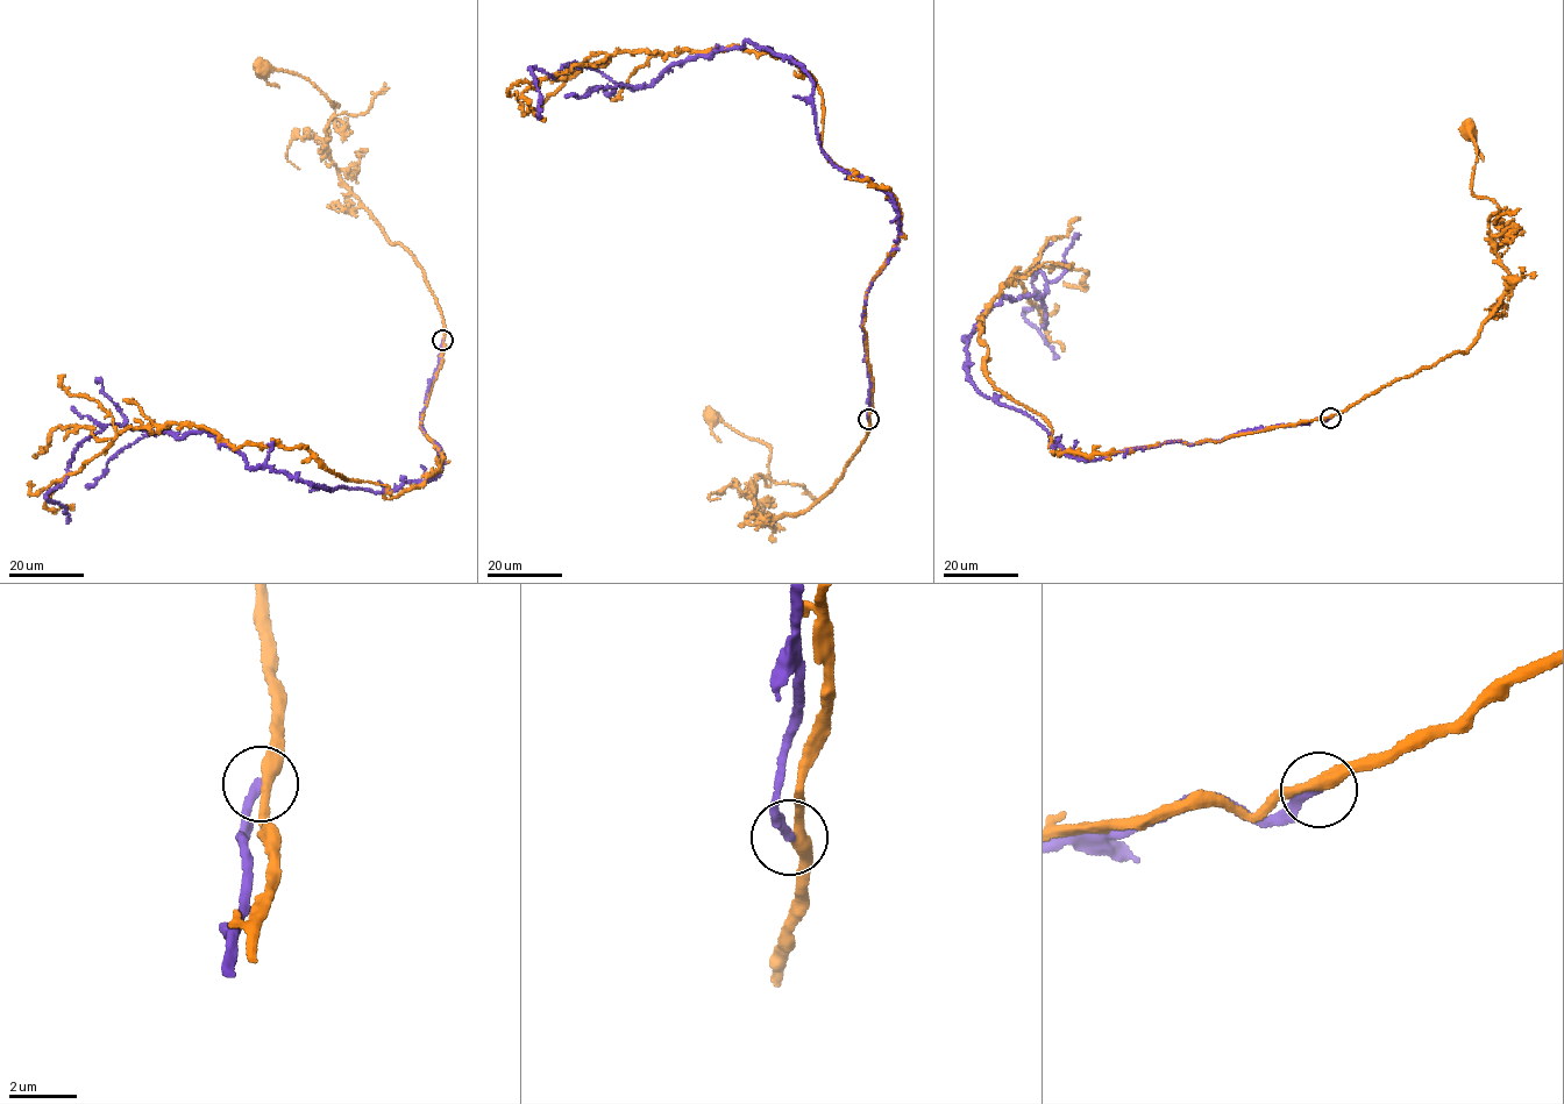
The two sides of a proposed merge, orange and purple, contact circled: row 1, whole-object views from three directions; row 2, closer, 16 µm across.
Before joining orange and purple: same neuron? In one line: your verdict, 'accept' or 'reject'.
reject

